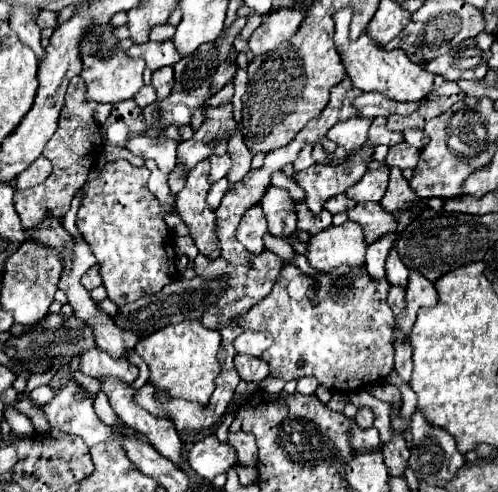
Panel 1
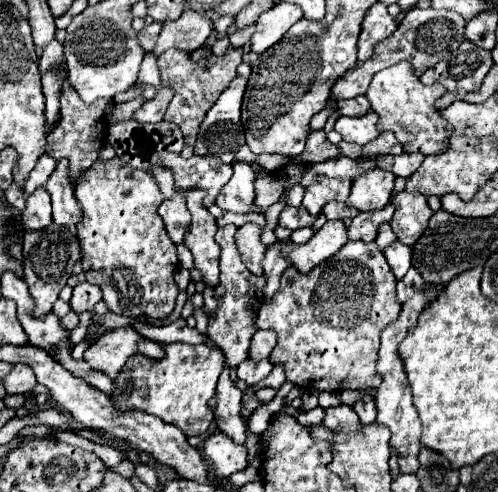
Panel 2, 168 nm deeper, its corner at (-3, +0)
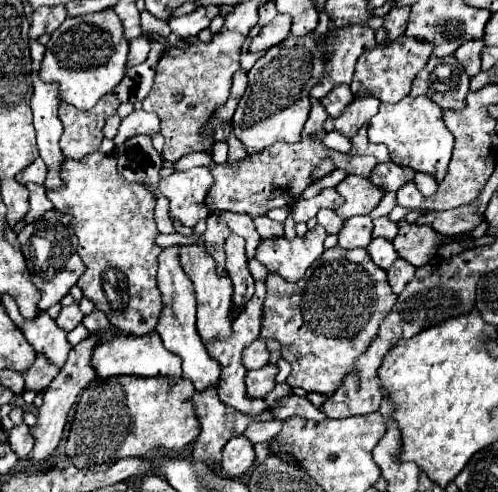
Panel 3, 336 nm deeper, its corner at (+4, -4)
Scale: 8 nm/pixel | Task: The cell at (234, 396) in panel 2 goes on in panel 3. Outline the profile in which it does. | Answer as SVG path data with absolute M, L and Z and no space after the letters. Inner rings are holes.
M169 246L163 248L159 254L159 288L165 300L165 312L155 330L161 336L165 348L183 360L183 376L193 380L197 392L203 392L207 388L217 388L221 378L221 364L207 354L207 350L203 348L203 340L195 328L195 292L191 280L181 270L177 252L179 246Z

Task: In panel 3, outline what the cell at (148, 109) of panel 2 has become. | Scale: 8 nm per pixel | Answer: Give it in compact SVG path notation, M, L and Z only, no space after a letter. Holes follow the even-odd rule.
M135 110L123 118L117 136L113 138L115 144L123 144L127 138L137 134L159 134L159 118L155 114L147 114L145 110Z

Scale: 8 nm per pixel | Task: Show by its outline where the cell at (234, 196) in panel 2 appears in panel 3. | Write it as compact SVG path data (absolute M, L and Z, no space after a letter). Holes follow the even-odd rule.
M211 212L211 216L217 216L219 220L223 220L231 232L243 236L247 240L247 258L255 256L255 250L261 242L259 232L255 230L253 218L249 214L237 214L237 212Z

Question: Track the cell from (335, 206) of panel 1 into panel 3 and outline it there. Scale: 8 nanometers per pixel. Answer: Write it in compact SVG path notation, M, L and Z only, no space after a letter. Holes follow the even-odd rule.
M319 210L317 220L319 220L319 224L321 224L329 234L339 232L339 230L343 228L343 222L345 222L345 220L341 220L341 218L335 214L335 210Z

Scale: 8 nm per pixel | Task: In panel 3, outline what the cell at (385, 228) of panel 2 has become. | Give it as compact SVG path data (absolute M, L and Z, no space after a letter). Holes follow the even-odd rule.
M387 216L373 220L373 224L375 224L375 228L373 228L373 238L379 238L379 236L385 238L385 240L393 240L393 238L395 238L395 234L397 234L397 224L391 222Z

